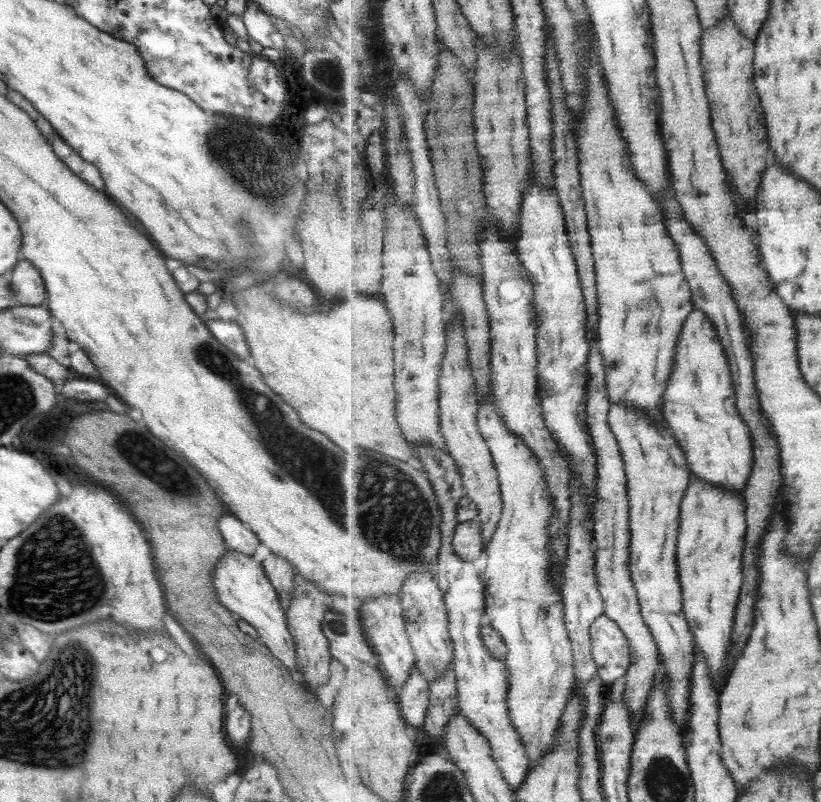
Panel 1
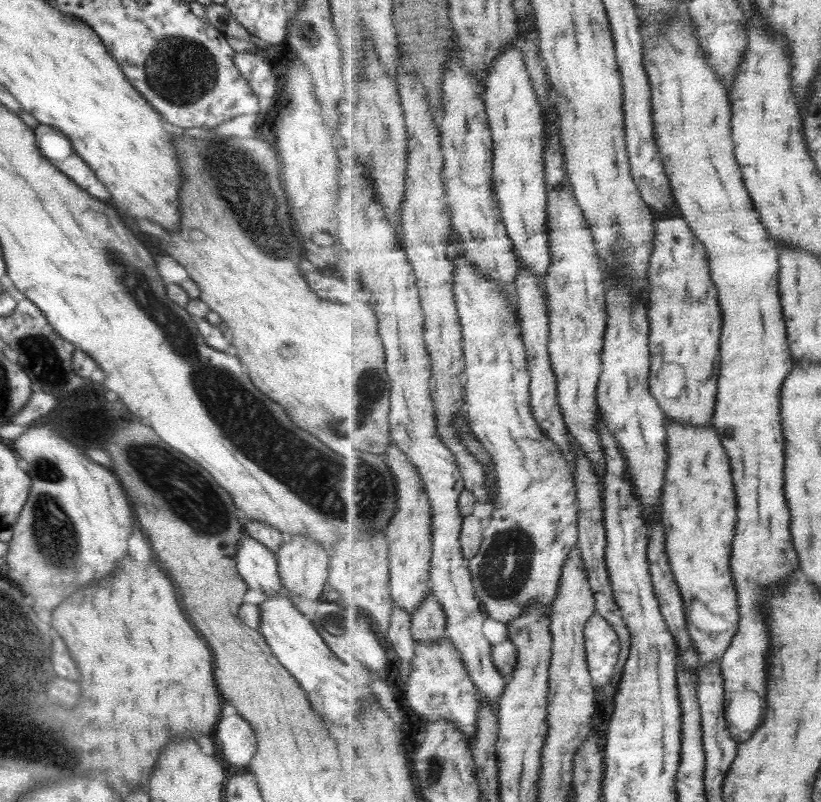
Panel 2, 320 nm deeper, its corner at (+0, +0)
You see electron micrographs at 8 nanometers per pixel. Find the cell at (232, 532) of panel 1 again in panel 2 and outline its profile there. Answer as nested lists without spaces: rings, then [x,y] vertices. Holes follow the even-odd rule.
[[[244,535],[235,555],[236,571],[251,590],[265,596],[280,594],[285,590],[277,572],[276,556],[251,537]]]

